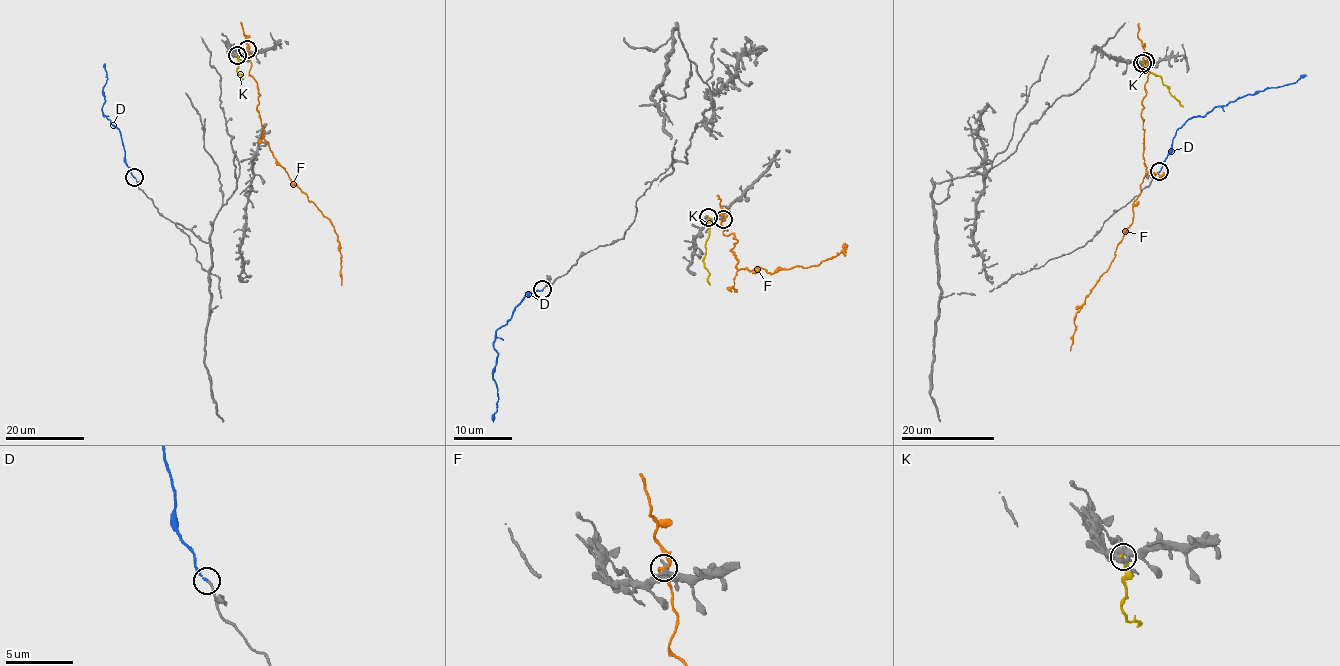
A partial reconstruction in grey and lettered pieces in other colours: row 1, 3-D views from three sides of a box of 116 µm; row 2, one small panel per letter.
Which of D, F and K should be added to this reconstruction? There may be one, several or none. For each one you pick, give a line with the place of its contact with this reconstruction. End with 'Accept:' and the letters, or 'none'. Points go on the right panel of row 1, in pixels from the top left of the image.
D: (1159, 171)
Accept: D

